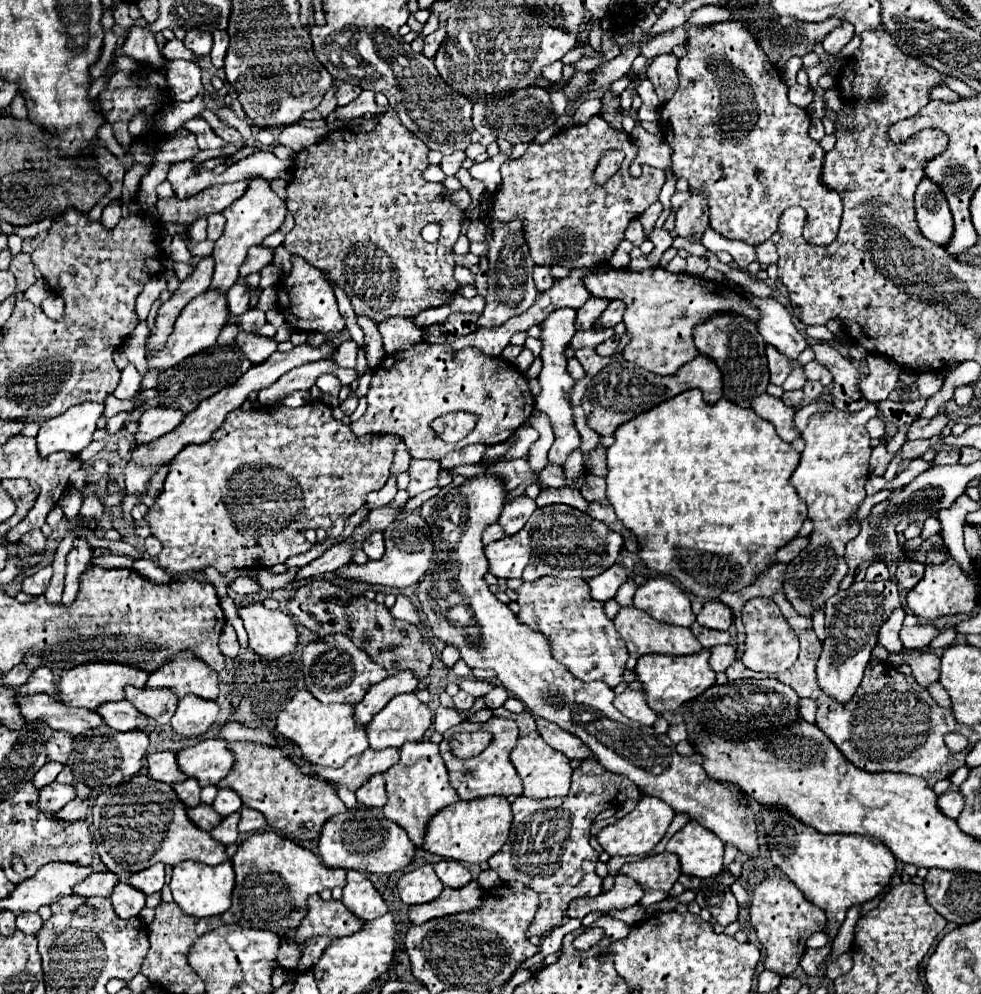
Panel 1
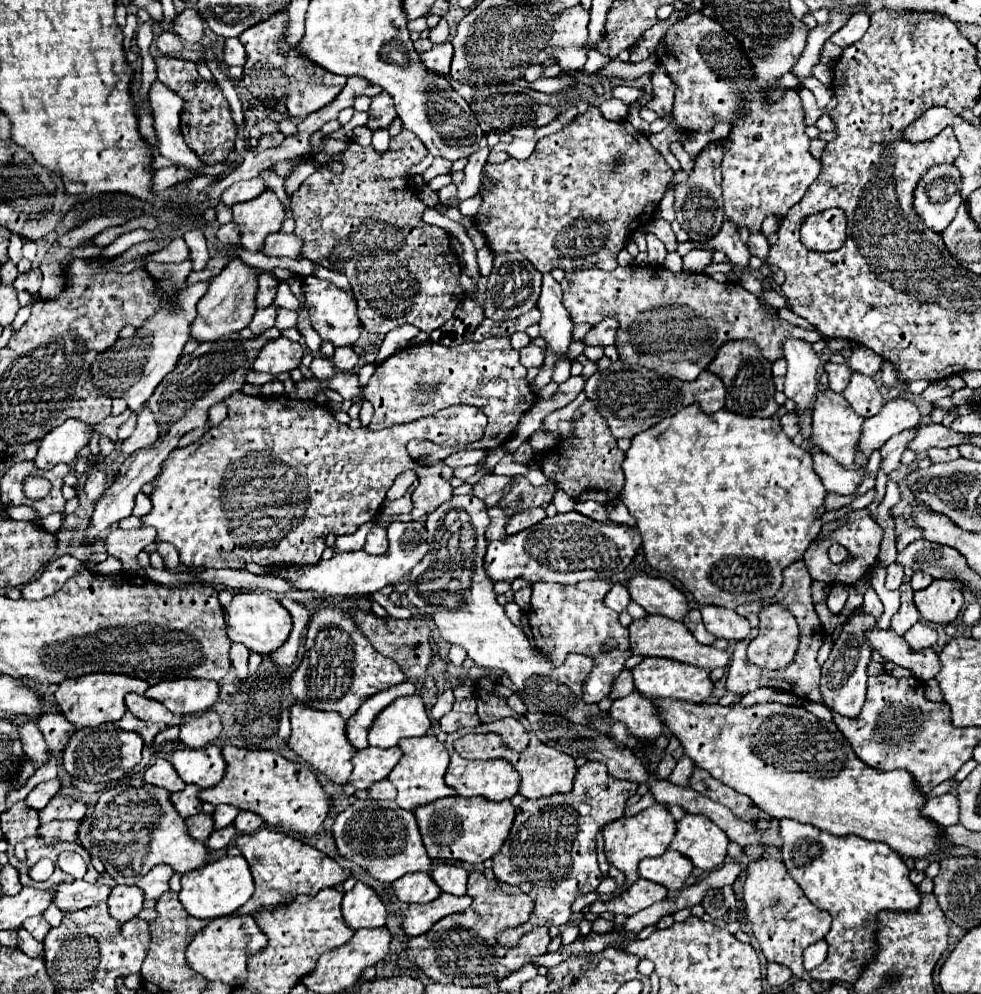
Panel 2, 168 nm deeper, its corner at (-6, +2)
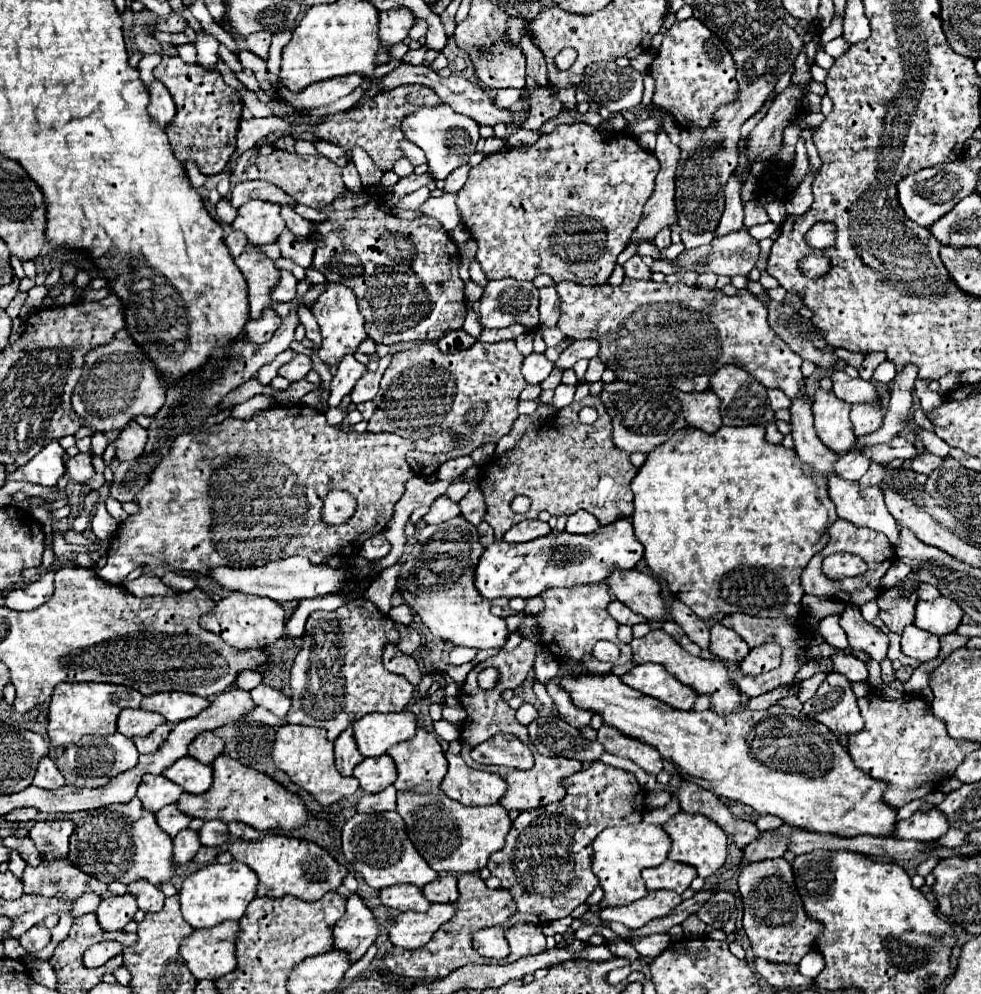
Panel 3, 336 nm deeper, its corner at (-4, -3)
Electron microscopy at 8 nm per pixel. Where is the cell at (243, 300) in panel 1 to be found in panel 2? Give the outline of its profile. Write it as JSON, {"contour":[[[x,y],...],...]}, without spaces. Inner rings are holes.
{"contour":[[[260,272],[258,274],[258,290],[256,290],[256,308],[266,308],[274,302],[274,294],[276,294],[276,286],[278,280],[268,274],[268,272]]]}

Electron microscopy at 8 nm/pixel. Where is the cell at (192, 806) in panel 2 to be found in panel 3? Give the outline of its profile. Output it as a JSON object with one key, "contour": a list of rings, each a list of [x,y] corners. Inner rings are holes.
{"contour":[[[172,803],[172,805],[168,805],[168,807],[164,807],[162,811],[156,813],[156,821],[158,821],[158,825],[160,825],[162,831],[166,831],[170,837],[176,837],[182,829],[188,827],[190,817],[182,815],[178,811],[178,807]]]}

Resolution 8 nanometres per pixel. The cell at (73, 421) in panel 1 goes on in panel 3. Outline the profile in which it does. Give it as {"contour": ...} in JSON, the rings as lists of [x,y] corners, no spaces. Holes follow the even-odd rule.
{"contour":[[[48,443],[30,463],[24,467],[16,469],[12,475],[6,479],[12,481],[28,481],[34,485],[44,485],[44,487],[54,487],[56,481],[66,473],[64,467],[64,449],[60,443]]]}

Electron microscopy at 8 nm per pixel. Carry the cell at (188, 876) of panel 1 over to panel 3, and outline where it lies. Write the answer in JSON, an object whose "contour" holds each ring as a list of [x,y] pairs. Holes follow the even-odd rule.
{"contour":[[[230,861],[226,865],[220,863],[204,865],[196,873],[188,875],[182,883],[182,891],[180,891],[182,917],[194,929],[214,927],[220,925],[222,921],[238,921],[244,915],[248,903],[256,897],[256,885],[258,885],[258,877],[244,863]]]}

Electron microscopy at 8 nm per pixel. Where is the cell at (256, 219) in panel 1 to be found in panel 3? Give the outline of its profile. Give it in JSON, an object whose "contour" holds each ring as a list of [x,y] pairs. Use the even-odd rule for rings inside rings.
{"contour":[[[250,201],[238,209],[238,217],[232,227],[248,235],[248,241],[254,245],[268,245],[278,239],[286,223],[280,217],[280,207],[274,203]]]}

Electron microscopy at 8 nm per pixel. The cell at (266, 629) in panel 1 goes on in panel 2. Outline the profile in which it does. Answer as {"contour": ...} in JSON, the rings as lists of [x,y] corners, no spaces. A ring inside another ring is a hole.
{"contour":[[[244,592],[234,596],[234,600],[224,608],[224,616],[228,622],[228,638],[232,642],[246,644],[262,656],[276,652],[292,632],[292,618],[288,610],[266,592]]]}

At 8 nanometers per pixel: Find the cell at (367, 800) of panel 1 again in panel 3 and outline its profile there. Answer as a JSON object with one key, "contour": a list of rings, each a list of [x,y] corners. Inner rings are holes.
{"contour":[[[392,785],[374,795],[366,793],[356,805],[358,813],[382,813],[382,811],[394,811],[394,809],[396,809],[396,789]]]}

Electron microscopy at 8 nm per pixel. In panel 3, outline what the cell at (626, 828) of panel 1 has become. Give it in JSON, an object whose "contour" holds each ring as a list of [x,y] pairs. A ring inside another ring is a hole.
{"contour":[[[638,823],[638,825],[624,825],[624,827],[610,827],[602,831],[594,843],[594,857],[592,857],[592,871],[604,889],[602,907],[616,907],[616,905],[630,905],[648,895],[640,871],[646,867],[658,867],[666,861],[670,851],[670,837],[662,831],[660,825]]]}

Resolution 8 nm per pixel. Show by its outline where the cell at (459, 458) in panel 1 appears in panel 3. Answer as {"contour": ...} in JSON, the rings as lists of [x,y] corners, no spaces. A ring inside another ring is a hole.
{"contour":[[[456,457],[456,459],[450,459],[446,463],[440,465],[436,477],[438,479],[446,479],[446,481],[452,481],[456,477],[460,477],[468,467],[472,467],[474,461],[470,457]]]}

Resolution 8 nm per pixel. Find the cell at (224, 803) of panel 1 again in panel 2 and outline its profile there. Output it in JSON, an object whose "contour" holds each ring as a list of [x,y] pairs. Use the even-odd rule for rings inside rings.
{"contour":[[[218,804],[214,810],[214,828],[224,828],[228,824],[234,822],[234,818],[238,816],[238,808],[232,804]]]}

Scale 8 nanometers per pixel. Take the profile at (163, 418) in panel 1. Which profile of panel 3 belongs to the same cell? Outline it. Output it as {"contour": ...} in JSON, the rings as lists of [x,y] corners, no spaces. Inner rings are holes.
{"contour":[[[136,421],[126,425],[116,439],[116,459],[118,461],[132,461],[144,453],[144,445],[148,441],[148,433]]]}

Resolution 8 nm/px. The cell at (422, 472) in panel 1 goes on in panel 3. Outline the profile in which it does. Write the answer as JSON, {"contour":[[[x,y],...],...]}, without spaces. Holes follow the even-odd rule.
{"contour":[[[438,497],[434,501],[434,505],[430,507],[428,515],[424,517],[424,521],[430,525],[440,525],[452,517],[458,517],[458,515],[460,515],[460,507],[454,501],[450,501],[448,497]]]}

